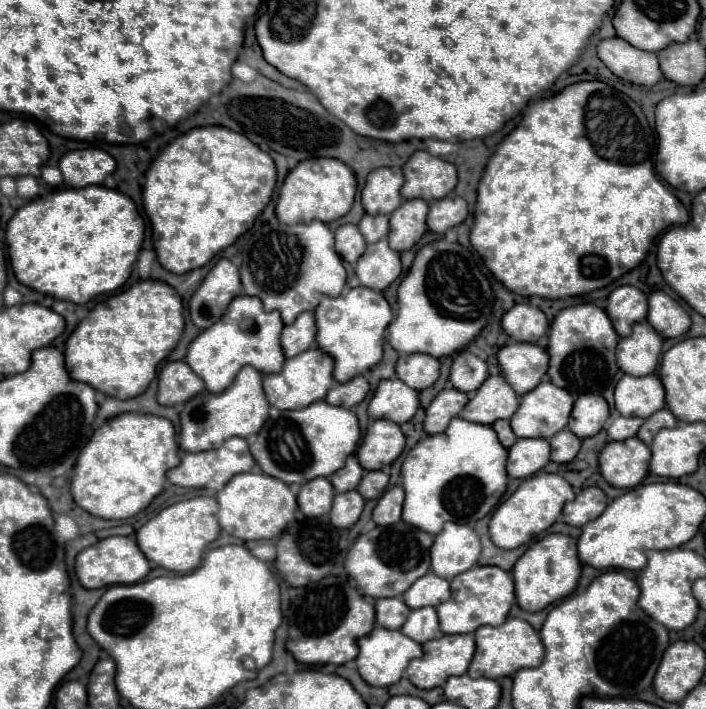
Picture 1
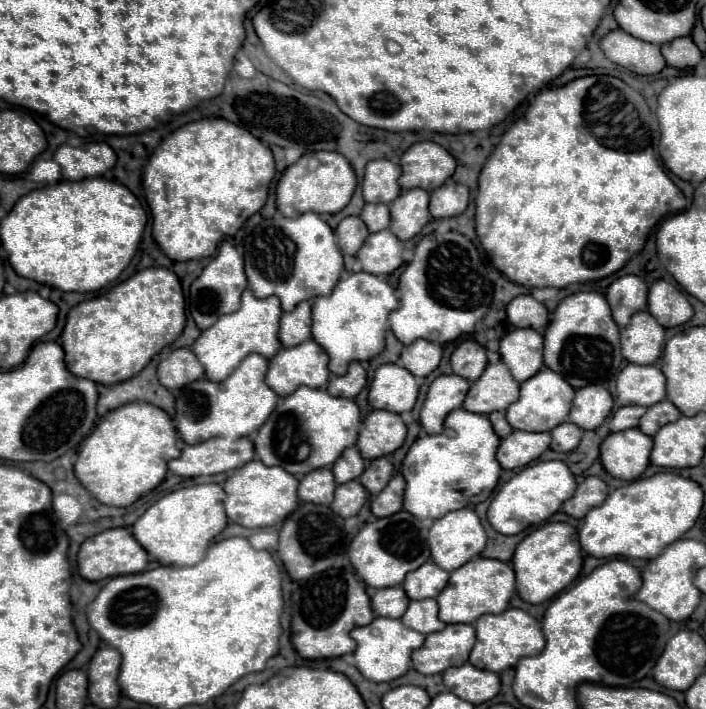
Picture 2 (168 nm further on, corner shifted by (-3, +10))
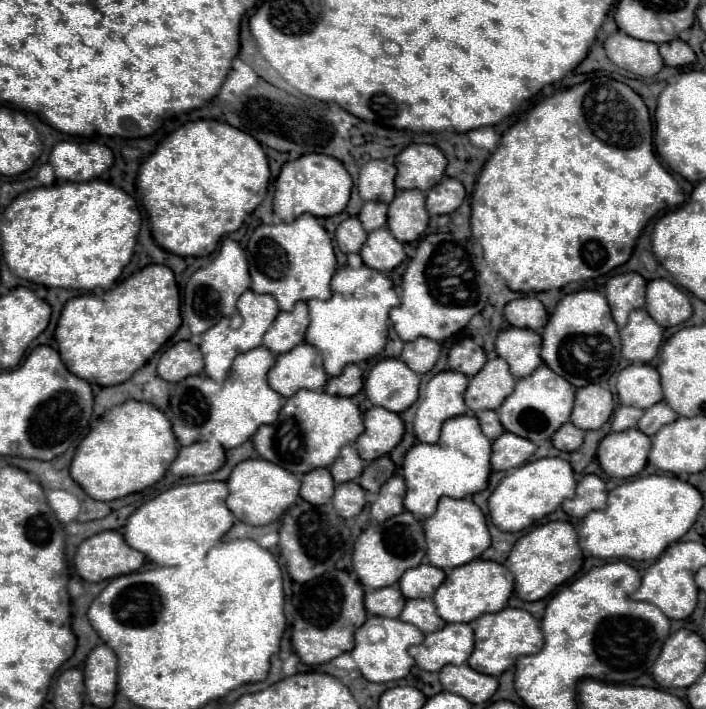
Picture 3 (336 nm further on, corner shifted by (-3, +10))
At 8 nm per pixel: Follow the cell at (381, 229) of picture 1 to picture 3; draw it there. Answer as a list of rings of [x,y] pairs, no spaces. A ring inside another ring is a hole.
[[[365,202],[357,216],[367,232],[383,228],[387,224],[387,204],[383,202]]]

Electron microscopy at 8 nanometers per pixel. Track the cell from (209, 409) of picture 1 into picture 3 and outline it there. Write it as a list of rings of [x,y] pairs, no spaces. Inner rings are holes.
[[[259,346],[235,358],[231,374],[223,384],[203,374],[187,376],[187,380],[175,384],[171,392],[169,418],[179,444],[187,446],[197,440],[205,440],[209,434],[213,434],[213,438],[225,450],[229,450],[247,442],[259,426],[273,424],[283,406],[283,396],[279,396],[267,384],[267,372],[273,364],[275,356],[265,346]]]

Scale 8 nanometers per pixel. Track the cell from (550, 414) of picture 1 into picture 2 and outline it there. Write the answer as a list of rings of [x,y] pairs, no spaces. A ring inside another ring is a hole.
[[[541,368],[531,380],[525,380],[521,384],[519,400],[507,408],[507,422],[515,430],[549,432],[567,420],[573,396],[575,396],[575,390],[557,372],[551,372],[549,368]]]

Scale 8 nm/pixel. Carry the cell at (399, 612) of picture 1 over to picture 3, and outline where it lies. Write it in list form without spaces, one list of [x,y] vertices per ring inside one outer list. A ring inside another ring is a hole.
[[[387,586],[379,590],[371,590],[365,596],[365,610],[375,616],[387,616],[397,618],[403,610],[405,598],[399,590],[399,586]]]

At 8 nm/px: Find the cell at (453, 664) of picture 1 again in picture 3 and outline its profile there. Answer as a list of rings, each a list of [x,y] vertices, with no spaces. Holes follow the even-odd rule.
[[[445,624],[439,632],[431,632],[419,646],[411,646],[409,654],[421,670],[439,672],[445,664],[465,664],[473,652],[473,630],[469,624]]]

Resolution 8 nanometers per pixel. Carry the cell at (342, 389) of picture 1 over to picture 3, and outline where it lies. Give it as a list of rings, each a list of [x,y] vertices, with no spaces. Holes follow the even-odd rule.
[[[347,364],[343,374],[329,378],[325,392],[331,396],[355,396],[363,388],[363,372],[357,364]]]

